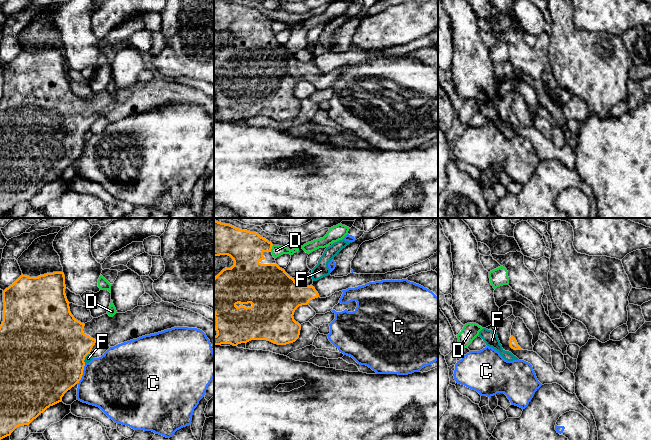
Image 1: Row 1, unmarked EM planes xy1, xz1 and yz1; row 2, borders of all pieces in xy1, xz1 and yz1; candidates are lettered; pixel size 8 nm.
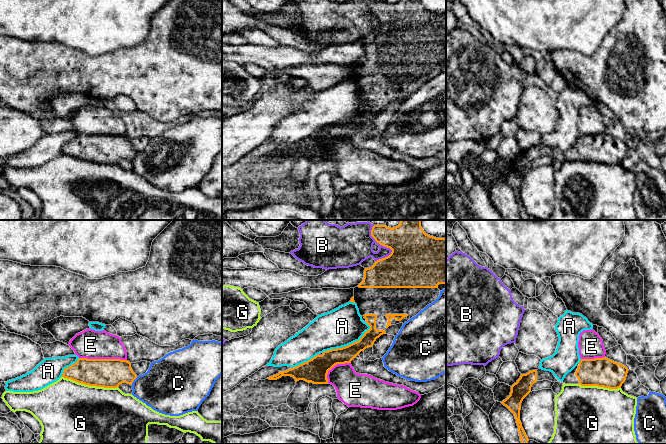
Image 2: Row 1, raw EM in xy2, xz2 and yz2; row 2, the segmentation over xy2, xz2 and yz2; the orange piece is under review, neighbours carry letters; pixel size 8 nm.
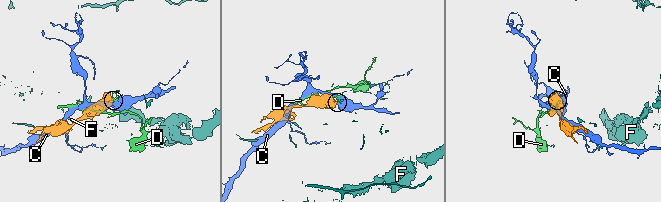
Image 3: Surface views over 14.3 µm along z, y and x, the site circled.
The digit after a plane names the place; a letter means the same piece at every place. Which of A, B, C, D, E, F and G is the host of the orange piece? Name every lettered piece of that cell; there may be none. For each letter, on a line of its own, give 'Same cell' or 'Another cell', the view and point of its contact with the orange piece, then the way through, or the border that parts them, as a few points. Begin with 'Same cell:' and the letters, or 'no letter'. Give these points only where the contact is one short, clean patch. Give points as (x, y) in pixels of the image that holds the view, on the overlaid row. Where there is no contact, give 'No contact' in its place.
Same cell: no letter
A: Another cell. Touches orange at xz2 (348, 345)
B: Another cell. Touches orange at xz2 (384, 246)
C: Another cell. Touches orange at xy1 (82, 374)
D: Another cell. Touches orange at xz1 (271, 248)
E: Another cell. Touches orange at xy2 (103, 359). Boundary: xy2 (79, 357), (120, 358), (126, 360)
F: Another cell. Touches orange at xy1 (84, 358)
G: Another cell. Touches orange at xy2 (89, 385)

